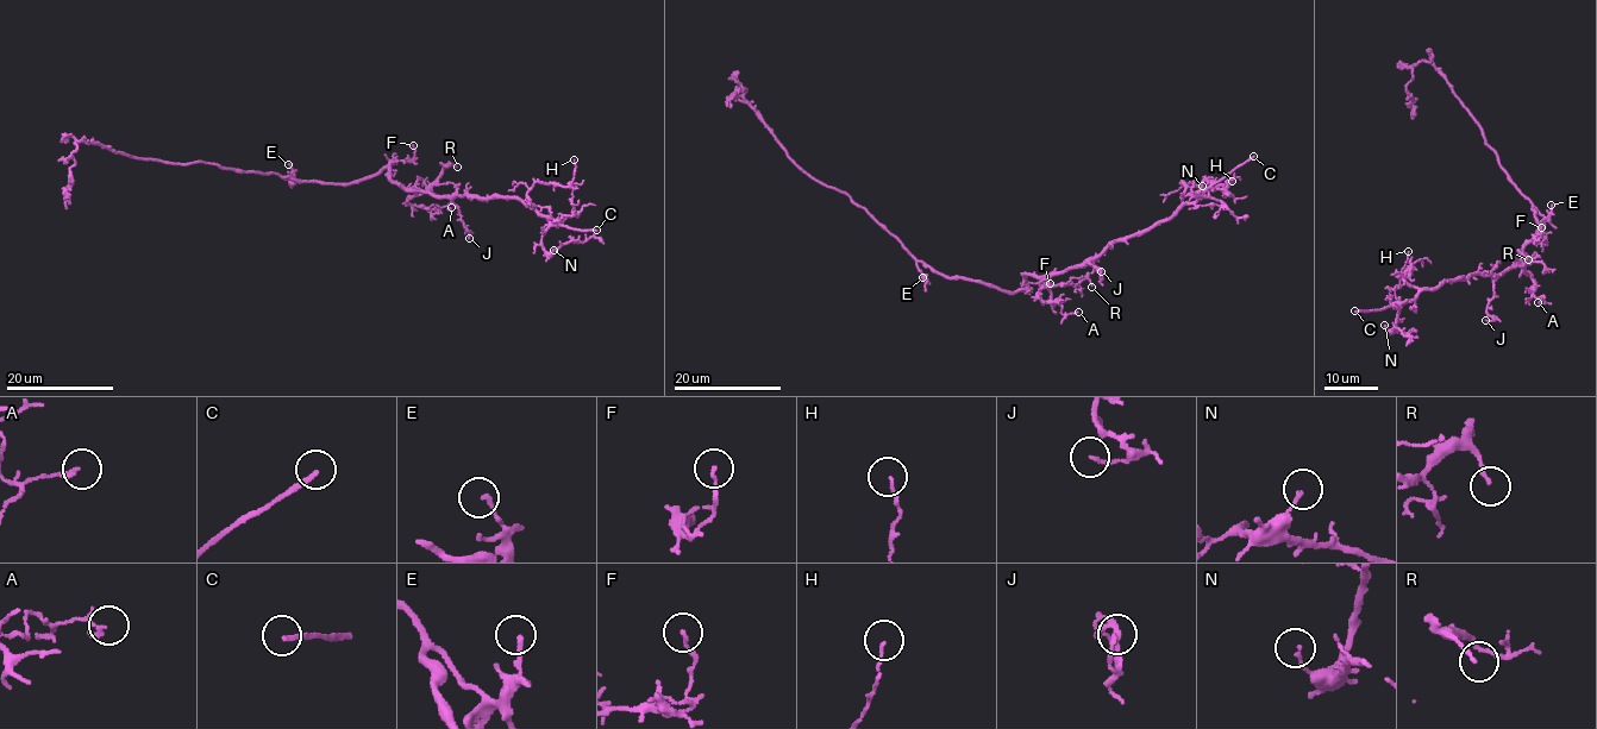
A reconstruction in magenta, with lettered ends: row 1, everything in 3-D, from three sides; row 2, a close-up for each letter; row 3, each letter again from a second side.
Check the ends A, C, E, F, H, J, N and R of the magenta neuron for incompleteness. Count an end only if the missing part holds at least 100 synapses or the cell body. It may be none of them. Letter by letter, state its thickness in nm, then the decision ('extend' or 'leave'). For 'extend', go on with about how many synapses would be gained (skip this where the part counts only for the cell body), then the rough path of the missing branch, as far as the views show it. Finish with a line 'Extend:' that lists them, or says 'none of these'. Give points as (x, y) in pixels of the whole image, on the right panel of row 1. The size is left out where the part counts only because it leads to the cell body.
A: 160 nm thick; leave
C: 180 nm thick; extend
E: 170 nm thick; leave
F: 110 nm thick; leave
H: 90 nm thick; leave
J: 130 nm thick; leave
N: 110 nm thick; leave
R: 150 nm thick; leave
Extend: C

